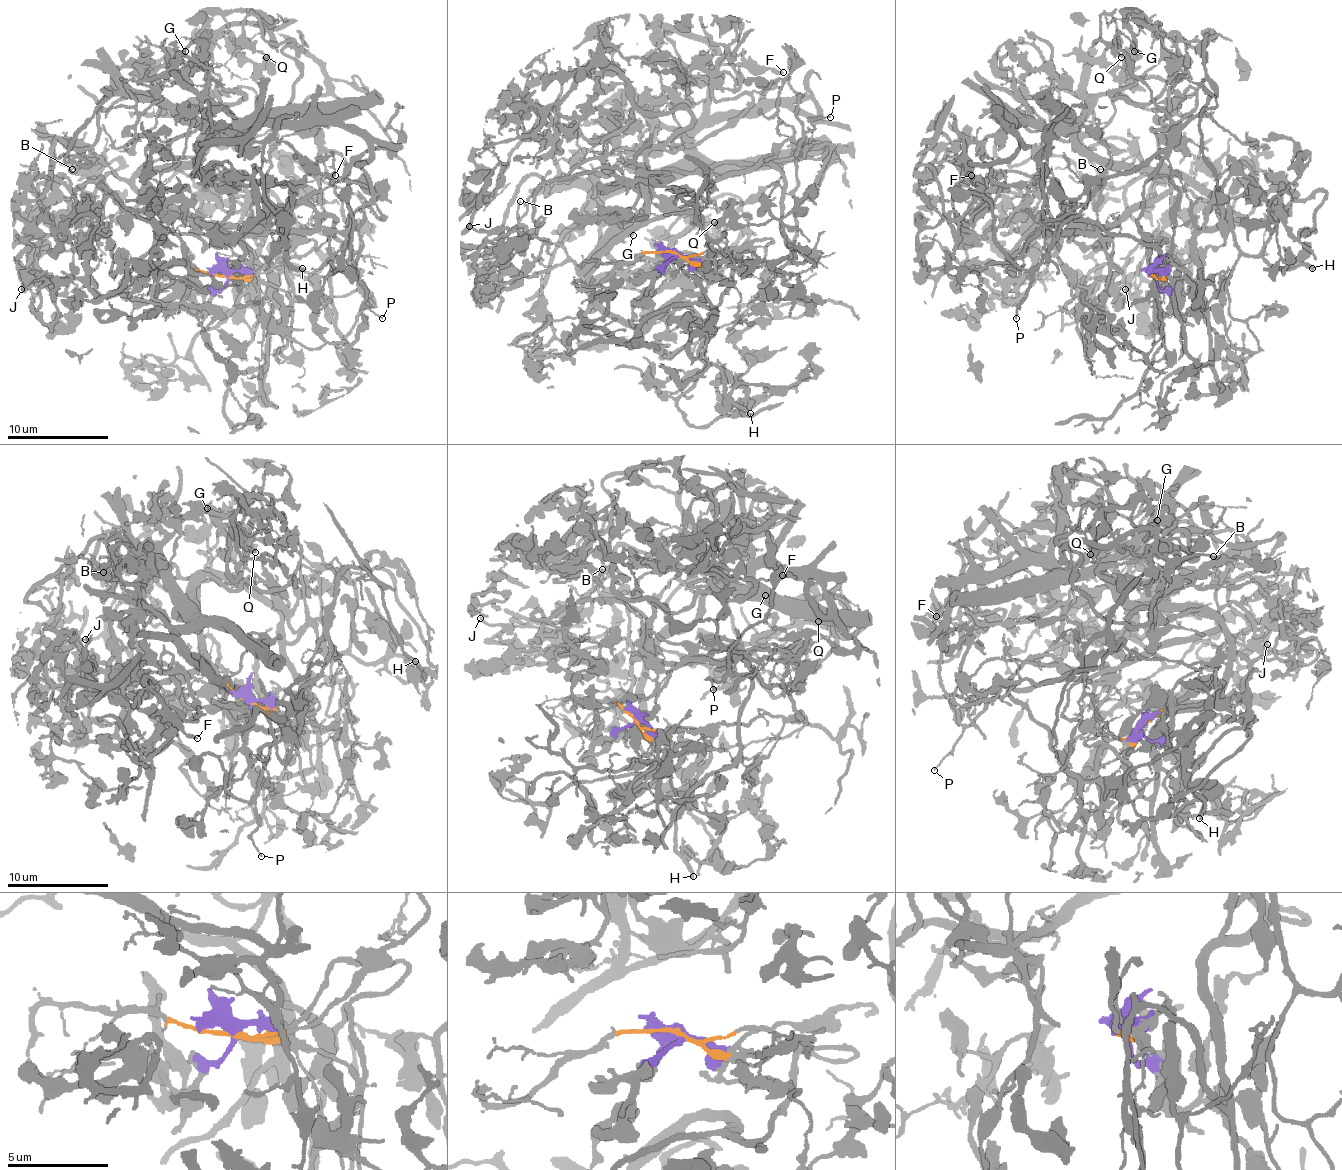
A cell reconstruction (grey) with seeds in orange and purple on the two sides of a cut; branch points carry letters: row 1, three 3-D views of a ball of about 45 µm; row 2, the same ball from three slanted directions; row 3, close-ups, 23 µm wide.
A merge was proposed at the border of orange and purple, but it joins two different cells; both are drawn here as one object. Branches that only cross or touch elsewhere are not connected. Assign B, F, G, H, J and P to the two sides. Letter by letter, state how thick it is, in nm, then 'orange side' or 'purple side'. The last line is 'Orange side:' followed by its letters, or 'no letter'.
B: 130 nm | purple side
F: 280 nm | purple side
G: 380 nm | purple side
H: 180 nm | purple side
J: 140 nm | purple side
P: 120 nm | orange side
Orange side: P

